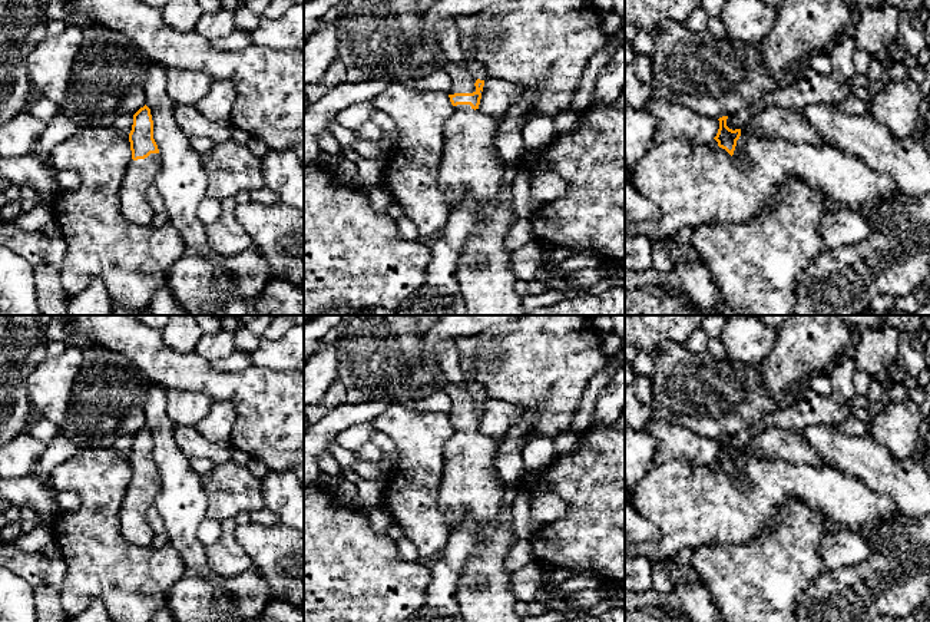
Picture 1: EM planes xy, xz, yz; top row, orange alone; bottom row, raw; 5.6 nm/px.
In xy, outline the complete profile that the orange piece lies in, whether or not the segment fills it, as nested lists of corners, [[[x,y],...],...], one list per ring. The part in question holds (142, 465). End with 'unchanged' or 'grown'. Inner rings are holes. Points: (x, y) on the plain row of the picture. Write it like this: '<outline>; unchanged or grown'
[[[145,426],[133,436],[129,454],[132,482],[119,510],[120,533],[135,546],[150,547],[155,536],[146,515],[153,507],[160,489],[160,476],[153,460],[150,430]]]; grown

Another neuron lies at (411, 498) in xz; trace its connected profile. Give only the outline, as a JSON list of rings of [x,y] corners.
[[[391,403],[383,414],[373,420],[375,430],[387,434],[396,444],[398,464],[388,479],[380,507],[404,530],[421,559],[436,559],[447,543],[449,527],[444,510],[438,502],[444,469],[444,446],[453,436],[449,414],[443,411],[423,411]]]

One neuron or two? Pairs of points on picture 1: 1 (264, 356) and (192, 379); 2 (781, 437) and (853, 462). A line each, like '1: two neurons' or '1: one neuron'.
1: two neurons
2: two neurons

